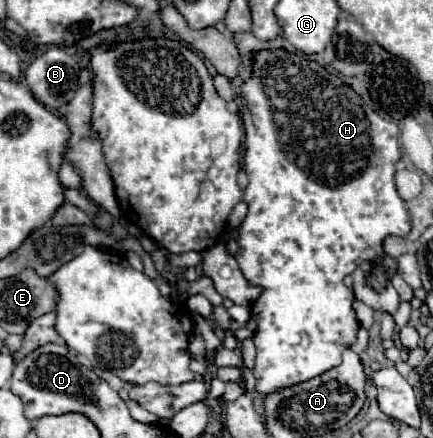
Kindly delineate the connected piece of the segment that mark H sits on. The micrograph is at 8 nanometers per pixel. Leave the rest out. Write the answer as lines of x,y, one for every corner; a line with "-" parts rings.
286,48
276,50
258,50
252,56
252,76
244,80
242,84
242,96
248,104
248,110
252,114
254,128
246,130
246,152
244,152
244,170
248,176
248,186
244,190
244,202
248,204
248,216
238,228
238,252
236,260
246,276
246,280
252,286
260,286
264,292
252,302
252,318
256,320
256,332
254,332
254,344
256,344
256,390
260,398
264,394
270,394
272,390
292,386
304,380
310,380
334,366
340,364
340,356
346,350
348,344
356,340
358,320
352,310
354,294
344,286
344,276
352,274
360,264
372,262
382,258
382,240
386,236
408,236
410,234
410,218
406,210
406,202
398,196
394,186
394,172
396,172
396,160
400,160
400,144
398,144
398,126
378,116
374,110
370,110
362,98
344,82
332,68
320,66
316,60
288,52

